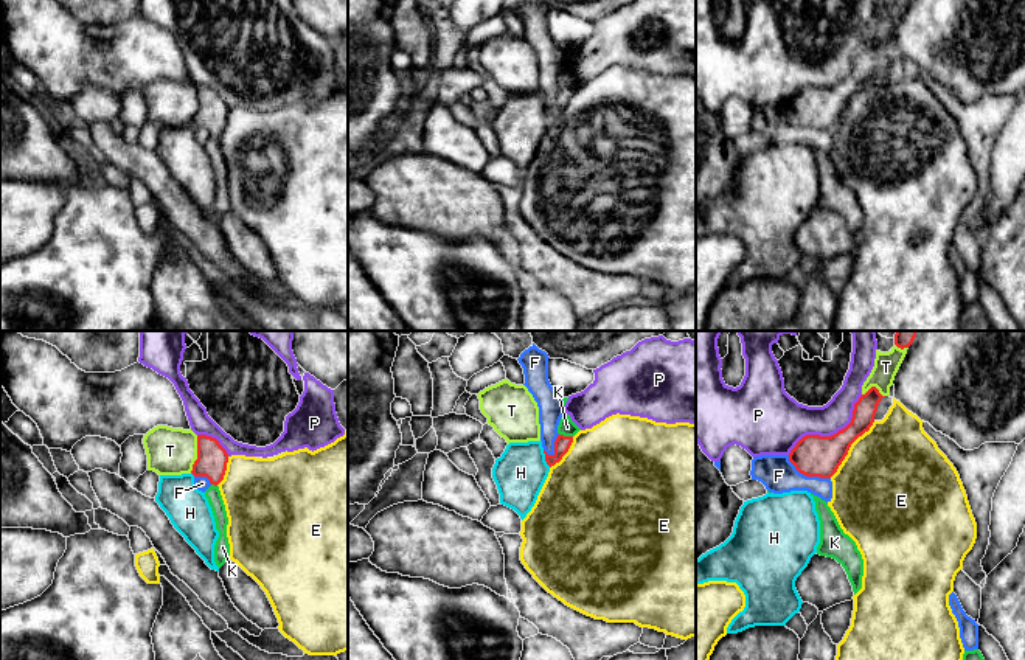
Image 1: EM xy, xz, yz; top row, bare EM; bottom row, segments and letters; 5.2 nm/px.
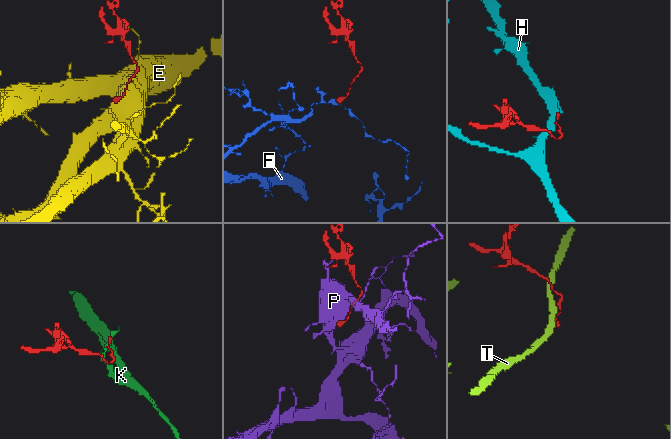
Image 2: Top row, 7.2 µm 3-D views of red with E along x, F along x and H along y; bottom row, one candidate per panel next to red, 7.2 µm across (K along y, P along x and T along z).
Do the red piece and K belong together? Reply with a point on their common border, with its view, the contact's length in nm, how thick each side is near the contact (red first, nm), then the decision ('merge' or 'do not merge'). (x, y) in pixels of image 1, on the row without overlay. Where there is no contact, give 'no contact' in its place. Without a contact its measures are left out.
meets red in xz at (566, 89); contact 70 nm long; 80 nm thick on the red side, 90 nm on the other; do not merge

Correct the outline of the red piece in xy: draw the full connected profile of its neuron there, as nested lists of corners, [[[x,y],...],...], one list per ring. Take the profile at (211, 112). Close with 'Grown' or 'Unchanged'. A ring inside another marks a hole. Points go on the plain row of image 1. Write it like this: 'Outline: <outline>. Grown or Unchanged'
Outline: [[[197,87],[197,112],[191,123],[194,129],[207,129],[217,138],[224,132],[227,115],[228,106],[216,90]]]. Unchanged

